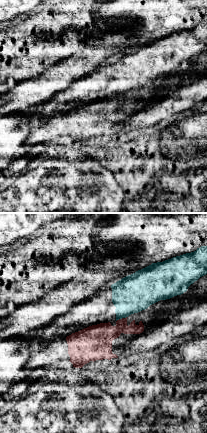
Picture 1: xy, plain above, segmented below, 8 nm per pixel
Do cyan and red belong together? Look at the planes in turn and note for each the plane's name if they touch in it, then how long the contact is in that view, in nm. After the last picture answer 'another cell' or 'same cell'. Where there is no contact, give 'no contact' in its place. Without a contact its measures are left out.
xy | 100 nm

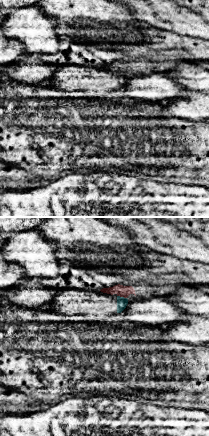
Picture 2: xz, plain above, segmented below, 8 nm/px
xz | 80 nm

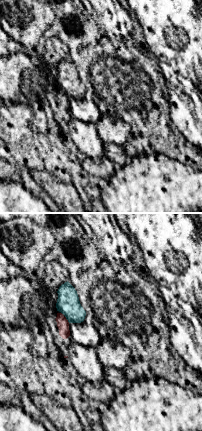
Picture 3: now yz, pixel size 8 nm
yz | 70 nm

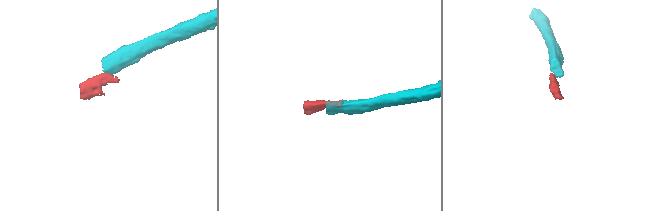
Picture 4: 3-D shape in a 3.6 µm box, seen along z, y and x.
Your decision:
another cell

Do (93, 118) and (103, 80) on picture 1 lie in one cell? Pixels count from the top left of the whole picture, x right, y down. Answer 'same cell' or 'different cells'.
different cells

